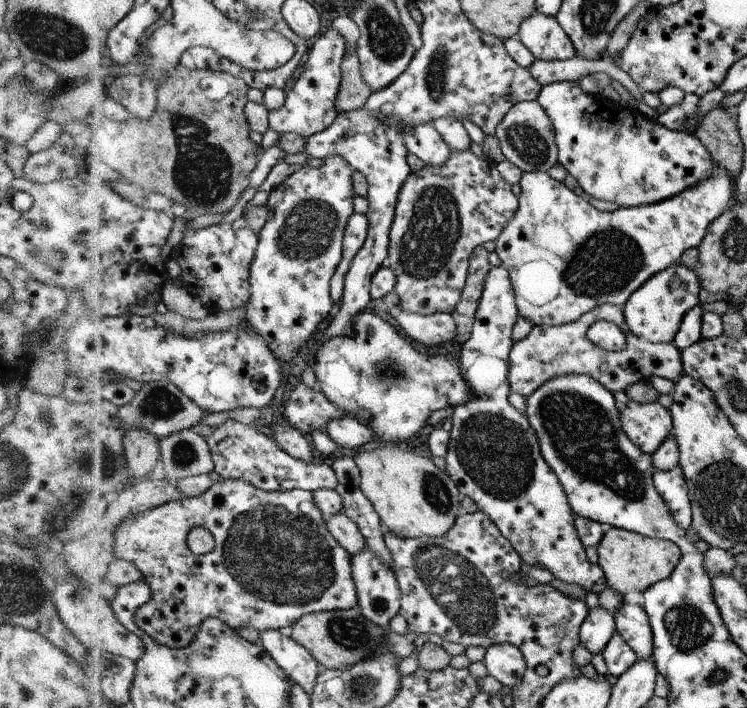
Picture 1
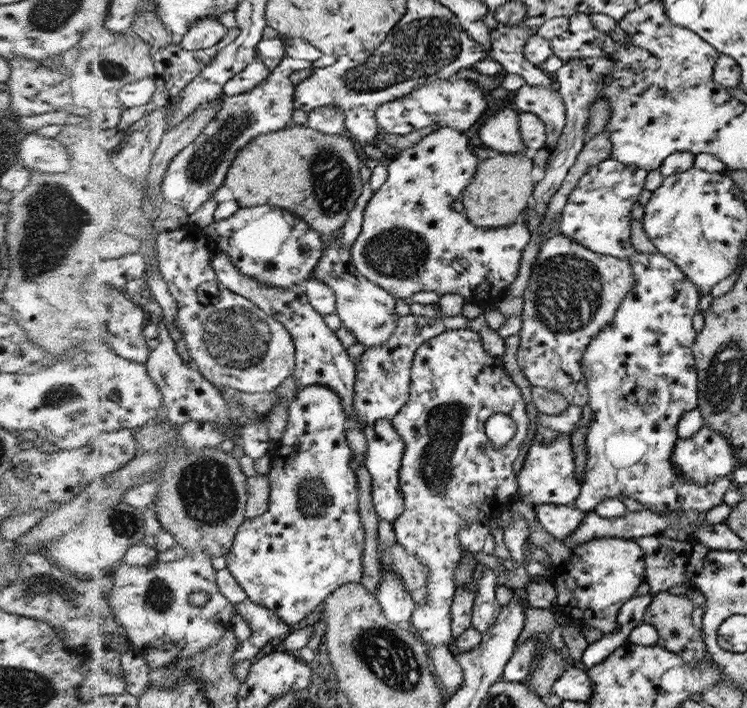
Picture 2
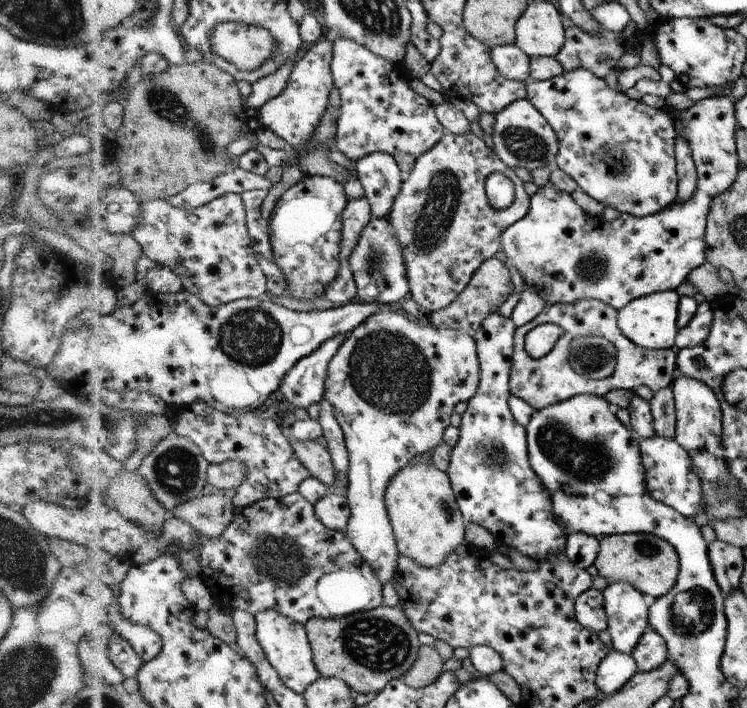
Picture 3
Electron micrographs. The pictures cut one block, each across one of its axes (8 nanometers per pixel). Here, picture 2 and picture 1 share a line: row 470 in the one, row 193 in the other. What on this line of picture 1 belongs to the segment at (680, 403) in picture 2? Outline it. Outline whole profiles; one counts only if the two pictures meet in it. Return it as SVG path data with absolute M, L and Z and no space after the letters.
M554 82L542 86L537 100L555 126L555 142L559 146L560 164L580 184L587 197L609 201L620 207L638 207L660 203L680 195L715 172L715 162L703 142L688 132L671 130L658 120L646 117L638 109L622 106L612 94L606 98L583 92L576 82Z

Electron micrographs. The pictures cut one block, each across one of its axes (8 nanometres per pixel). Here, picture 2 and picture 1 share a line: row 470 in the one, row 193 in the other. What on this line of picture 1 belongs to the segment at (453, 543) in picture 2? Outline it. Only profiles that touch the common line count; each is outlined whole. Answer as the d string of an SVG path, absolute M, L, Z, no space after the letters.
M470 149L452 150L448 156L448 160L444 164L432 165L424 164L418 171L412 170L408 179L408 188L404 188L404 196L400 196L400 208L395 209L396 228L391 228L391 247L388 252L385 265L395 270L398 283L395 286L395 292L400 297L400 306L406 312L414 312L415 314L432 315L435 313L452 313L462 299L463 290L466 287L467 277L470 275L470 259L475 253L477 247L482 247L488 241L495 241L503 233L504 228L515 217L516 208L518 208L518 198L514 196L510 184L504 182L504 178L500 176L500 172L484 162L484 158L474 156Z

